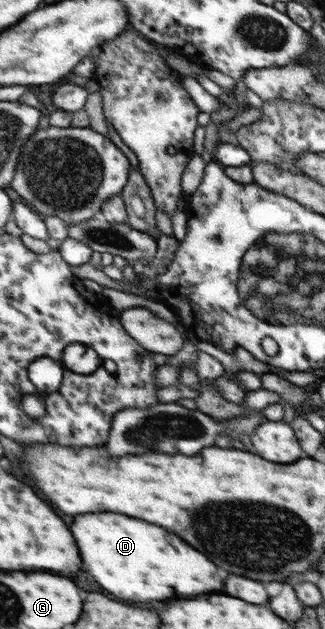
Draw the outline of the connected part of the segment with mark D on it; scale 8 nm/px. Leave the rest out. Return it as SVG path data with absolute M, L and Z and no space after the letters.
M111 511L87 513L75 517L71 531L79 543L83 567L101 587L117 597L129 601L163 601L221 589L221 577L211 561L173 533L141 519Z

